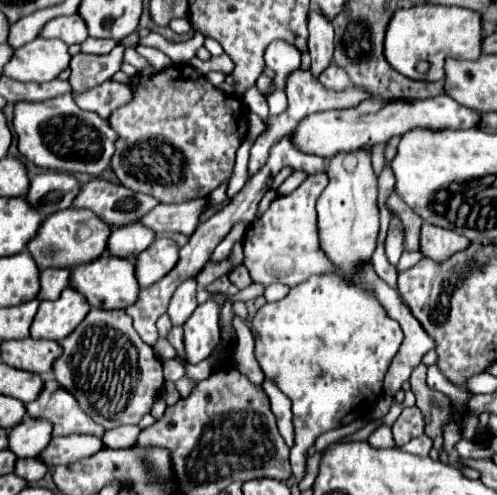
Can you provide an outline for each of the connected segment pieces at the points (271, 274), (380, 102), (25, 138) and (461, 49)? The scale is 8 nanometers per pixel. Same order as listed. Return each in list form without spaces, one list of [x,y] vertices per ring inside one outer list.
[[[325,173],[309,175],[295,191],[285,197],[277,197],[265,215],[249,225],[243,241],[243,265],[249,269],[253,283],[261,283],[263,287],[271,283],[295,287],[307,281],[311,275],[331,271],[331,261],[319,247],[319,227],[315,227],[315,201],[328,182]]]
[[[439,95],[423,101],[385,101],[379,97],[363,101],[359,107],[341,109],[341,111],[321,111],[315,115],[307,115],[307,119],[299,121],[299,127],[291,133],[291,141],[299,151],[331,157],[341,151],[355,151],[365,145],[385,143],[395,135],[403,135],[413,127],[429,127],[429,129],[473,129],[479,123],[479,113],[457,105],[449,95]]]
[[[71,93],[41,103],[15,103],[13,129],[19,137],[19,153],[37,167],[63,173],[85,173],[89,177],[99,177],[111,167],[117,139],[111,123],[93,111],[83,111],[73,101]]]
[[[415,5],[409,9],[399,9],[391,17],[391,23],[387,25],[385,35],[385,59],[391,63],[395,71],[409,79],[423,79],[423,81],[441,81],[445,77],[445,61],[447,59],[463,59],[463,61],[475,61],[481,55],[481,13],[475,13],[471,9],[463,7],[445,7],[445,5]]]

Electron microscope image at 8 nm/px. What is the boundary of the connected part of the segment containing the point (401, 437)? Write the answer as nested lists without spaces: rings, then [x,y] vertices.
[[[405,407],[401,411],[401,415],[397,417],[397,421],[393,423],[393,437],[397,447],[405,445],[407,441],[411,441],[413,437],[423,435],[423,415],[417,407]]]

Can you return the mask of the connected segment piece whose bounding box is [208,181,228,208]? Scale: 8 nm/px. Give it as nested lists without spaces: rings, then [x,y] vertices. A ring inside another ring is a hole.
[[[228,181],[220,185],[208,196],[208,208],[211,208],[217,204],[220,204],[227,200],[226,190],[228,187]]]

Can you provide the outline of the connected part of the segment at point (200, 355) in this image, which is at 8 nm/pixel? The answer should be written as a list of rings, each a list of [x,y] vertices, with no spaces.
[[[213,301],[199,305],[183,325],[185,335],[185,361],[199,363],[207,359],[219,343],[219,309]]]

